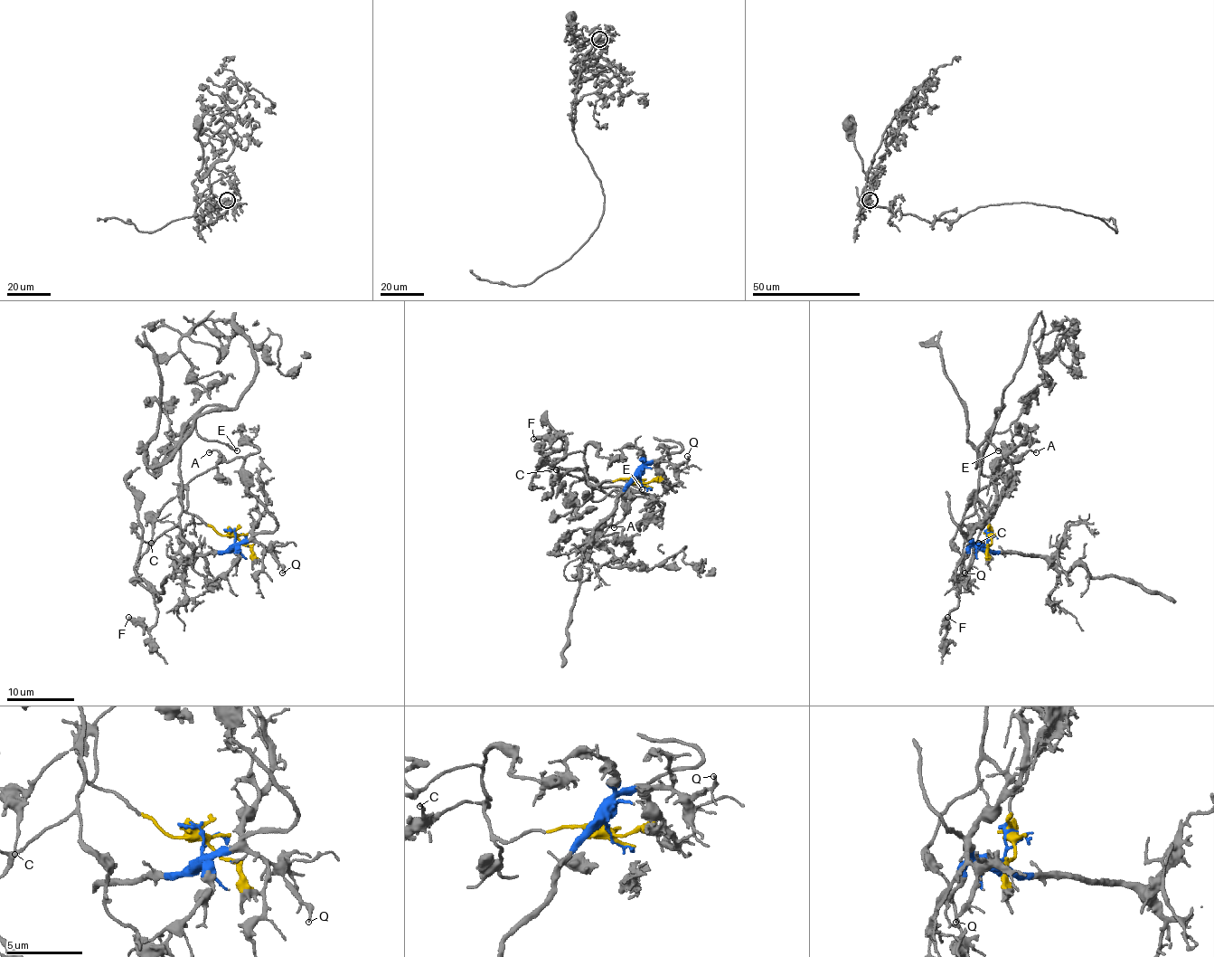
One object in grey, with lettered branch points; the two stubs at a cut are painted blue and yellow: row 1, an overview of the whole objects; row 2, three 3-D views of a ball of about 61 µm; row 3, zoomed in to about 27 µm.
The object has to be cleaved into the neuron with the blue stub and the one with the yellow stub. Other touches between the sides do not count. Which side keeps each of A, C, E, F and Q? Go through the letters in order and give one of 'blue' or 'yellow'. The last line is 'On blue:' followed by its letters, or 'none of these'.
A: yellow
C: yellow
E: yellow
F: yellow
Q: blue
On blue: Q

